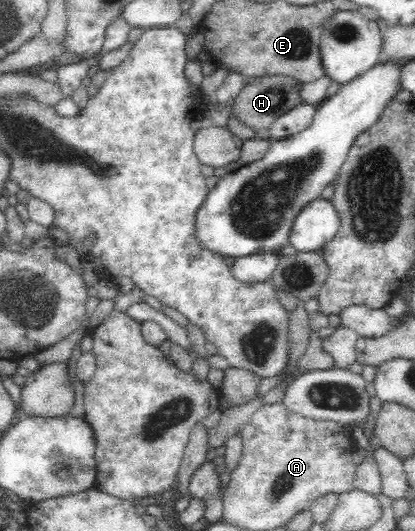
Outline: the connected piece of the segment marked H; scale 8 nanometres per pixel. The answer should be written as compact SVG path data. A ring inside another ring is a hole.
M283 75L259 76L259 80L245 85L240 90L232 105L232 113L240 121L240 124L244 123L255 133L255 137L260 130L268 130L278 117L288 113L294 105L303 103L298 96L298 87L302 84L292 77Z

